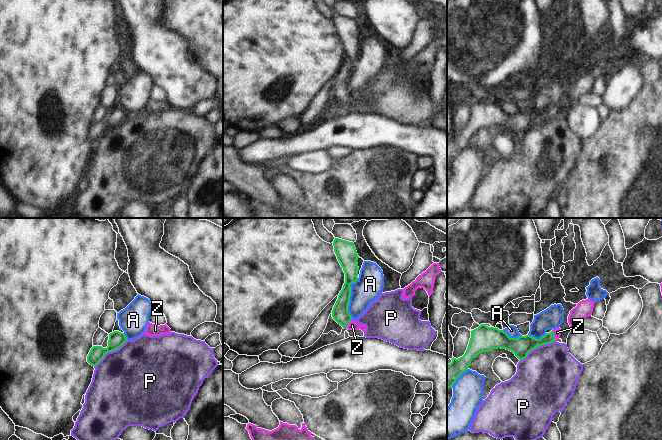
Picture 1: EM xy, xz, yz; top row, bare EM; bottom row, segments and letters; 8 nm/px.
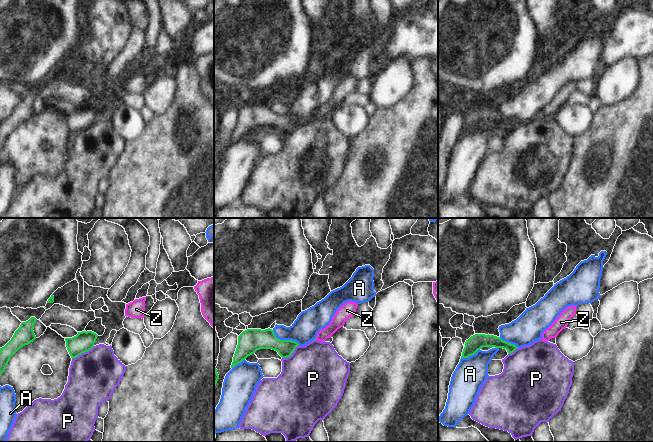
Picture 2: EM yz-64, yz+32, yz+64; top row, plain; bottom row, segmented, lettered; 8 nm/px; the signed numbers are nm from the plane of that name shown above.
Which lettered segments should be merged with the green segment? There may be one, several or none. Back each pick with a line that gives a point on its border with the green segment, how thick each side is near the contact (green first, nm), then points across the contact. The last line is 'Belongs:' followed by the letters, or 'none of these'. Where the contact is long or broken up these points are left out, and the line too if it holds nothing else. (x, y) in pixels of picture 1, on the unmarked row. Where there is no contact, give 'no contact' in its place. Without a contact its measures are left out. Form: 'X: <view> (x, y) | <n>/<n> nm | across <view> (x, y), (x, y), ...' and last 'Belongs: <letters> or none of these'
Z: yz (553, 111) | 140/60 nm | across yz (524, 120), (540, 118), (553, 111), (557, 108)
Belongs: Z

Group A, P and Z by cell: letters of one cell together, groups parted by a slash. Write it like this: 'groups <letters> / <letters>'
groups A / P / Z

